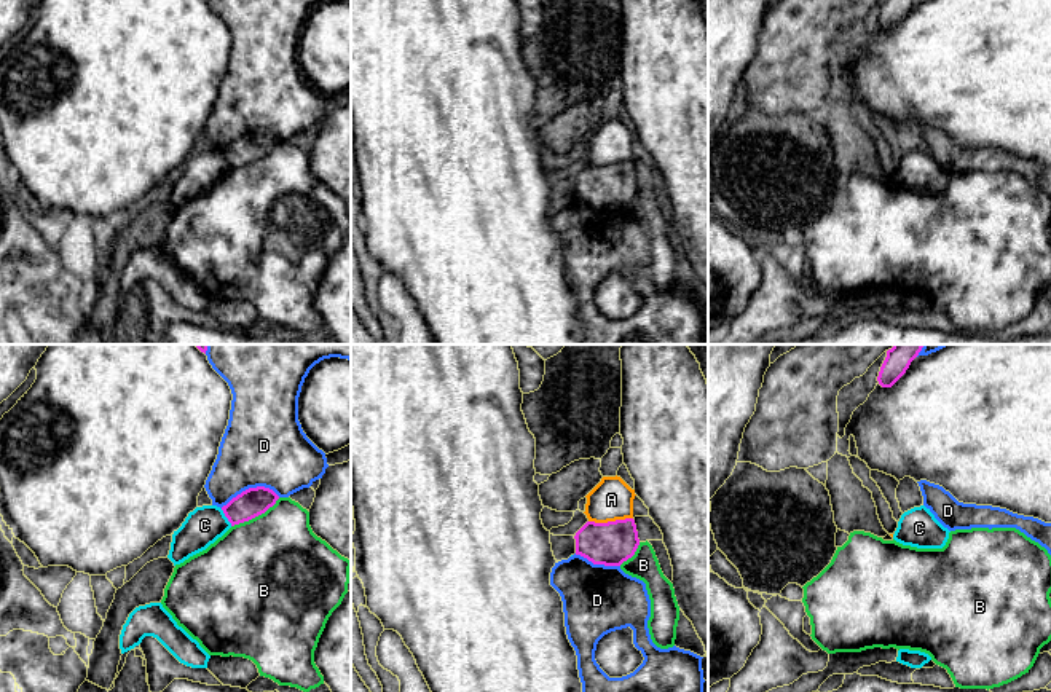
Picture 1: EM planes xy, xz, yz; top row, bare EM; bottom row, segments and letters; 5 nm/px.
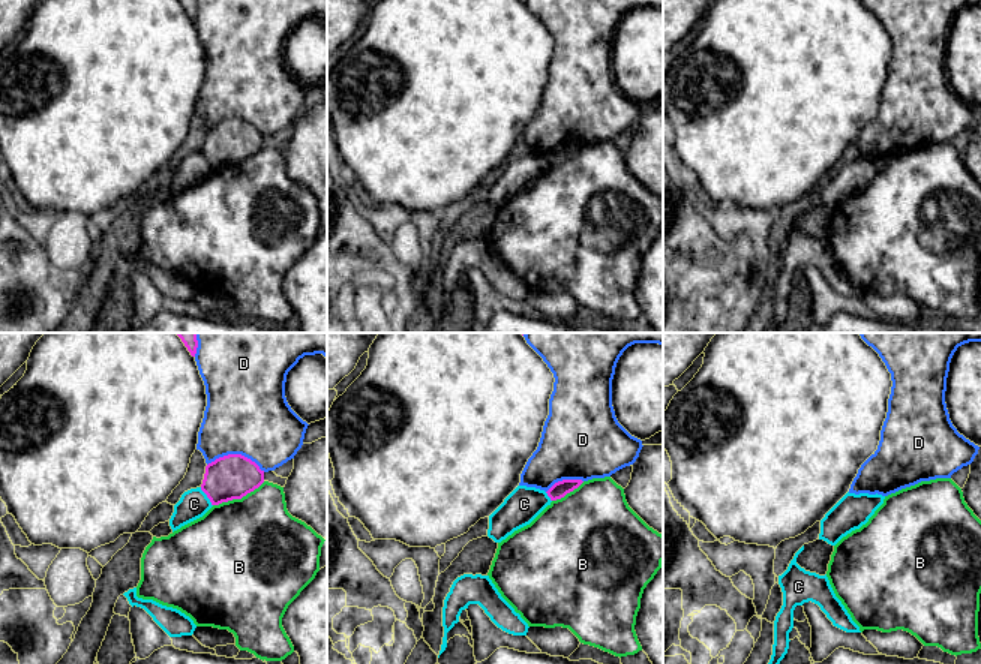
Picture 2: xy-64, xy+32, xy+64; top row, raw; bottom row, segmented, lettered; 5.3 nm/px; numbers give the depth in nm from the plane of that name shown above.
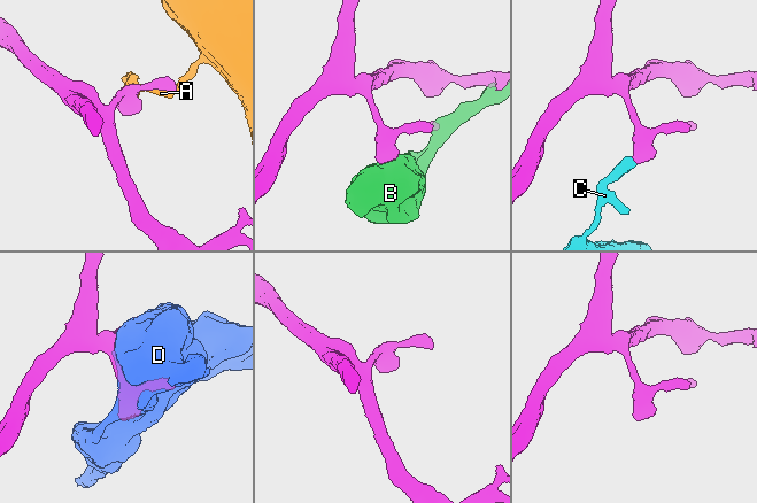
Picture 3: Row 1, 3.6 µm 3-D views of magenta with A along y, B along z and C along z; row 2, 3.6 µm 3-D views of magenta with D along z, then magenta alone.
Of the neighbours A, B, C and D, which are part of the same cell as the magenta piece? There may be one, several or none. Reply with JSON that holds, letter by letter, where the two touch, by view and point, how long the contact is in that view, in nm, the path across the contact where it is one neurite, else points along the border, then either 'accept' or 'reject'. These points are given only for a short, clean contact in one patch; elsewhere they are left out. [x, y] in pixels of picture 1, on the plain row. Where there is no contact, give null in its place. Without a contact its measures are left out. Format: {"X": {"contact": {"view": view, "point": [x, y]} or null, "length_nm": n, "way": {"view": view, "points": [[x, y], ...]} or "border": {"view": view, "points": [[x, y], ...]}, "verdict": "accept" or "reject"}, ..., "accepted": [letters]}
{"A": {"contact": {"view": "xz", "point": [610, 165]}, "length_nm": 220, "verdict": "reject"}, "B": {"contact": {"view": "xy", "point": [255, 158]}, "length_nm": 280, "verdict": "reject"}, "C": {"contact": {"view": "xy", "point": [225, 158]}, "length_nm": 110, "border": {"view": "xy", "points": [[220, 152], [232, 168]]}, "verdict": "reject"}, "D": {"contact": {"view": "xy", "point": [249, 131]}, "length_nm": 300, "verdict": "reject"}, "accepted": []}

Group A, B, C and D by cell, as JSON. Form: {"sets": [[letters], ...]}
{"sets": [["A"], ["B"], ["C"], ["D"]]}

